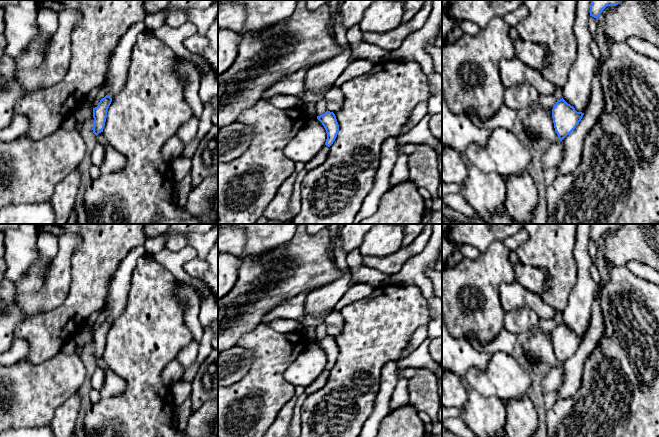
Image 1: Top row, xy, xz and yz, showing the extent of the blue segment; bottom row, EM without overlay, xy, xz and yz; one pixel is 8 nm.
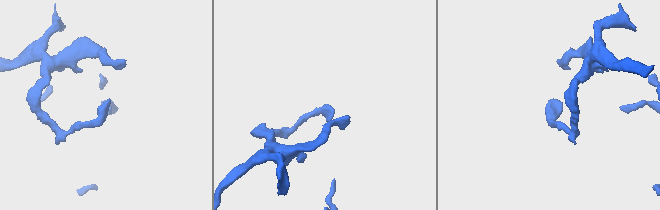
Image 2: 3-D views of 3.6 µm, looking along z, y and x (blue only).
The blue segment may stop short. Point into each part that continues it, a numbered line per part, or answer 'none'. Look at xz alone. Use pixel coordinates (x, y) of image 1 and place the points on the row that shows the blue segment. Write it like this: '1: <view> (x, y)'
none

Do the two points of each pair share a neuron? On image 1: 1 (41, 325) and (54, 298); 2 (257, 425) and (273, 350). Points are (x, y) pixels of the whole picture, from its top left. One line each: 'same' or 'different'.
1: different
2: same

